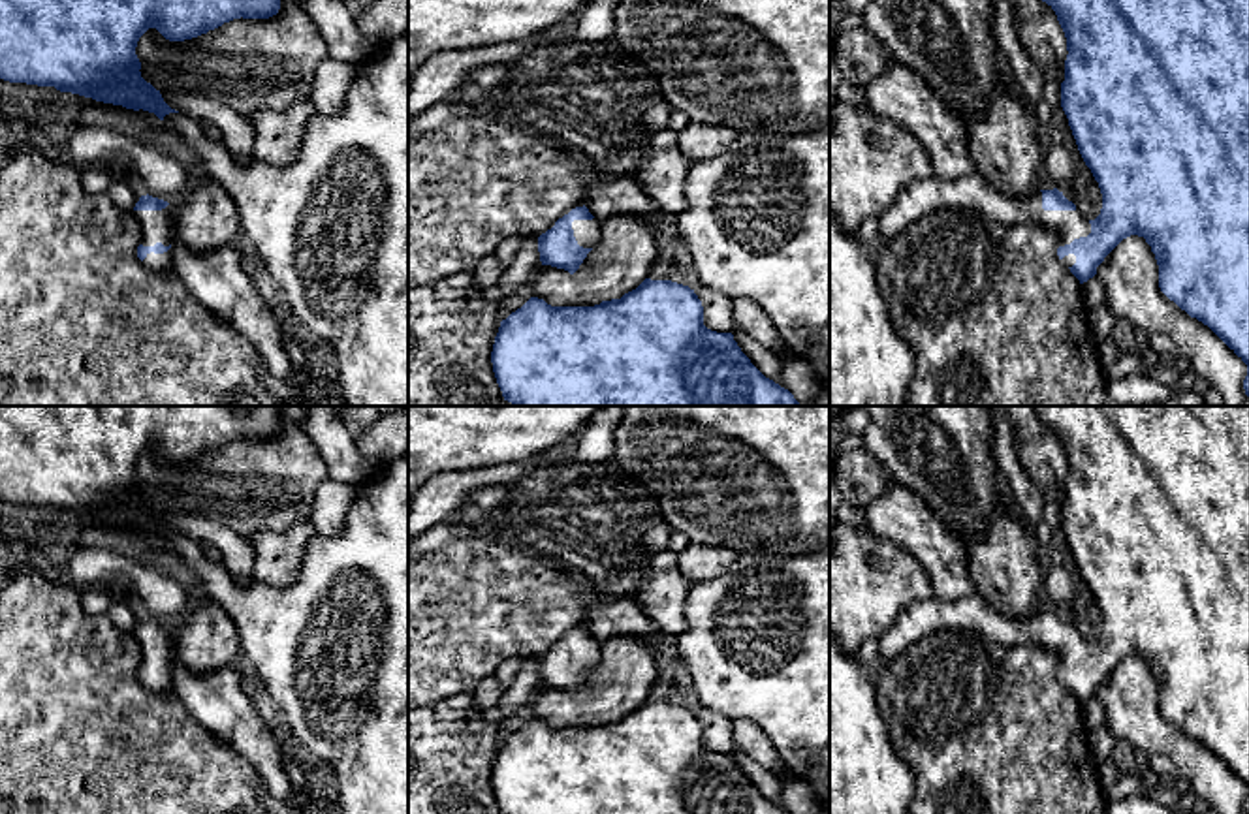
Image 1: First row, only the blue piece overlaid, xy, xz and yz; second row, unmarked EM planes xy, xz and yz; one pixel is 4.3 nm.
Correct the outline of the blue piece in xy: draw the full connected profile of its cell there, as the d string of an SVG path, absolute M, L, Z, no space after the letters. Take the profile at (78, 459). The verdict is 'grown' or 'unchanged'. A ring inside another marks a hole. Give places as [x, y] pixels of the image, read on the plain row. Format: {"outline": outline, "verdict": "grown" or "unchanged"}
{"outline": "M0 406L0 500L55 508L164 541L179 532L141 498L139 459L156 449L169 462L184 462L233 440L269 440L282 415L280 406Z", "verdict": "unchanged"}

